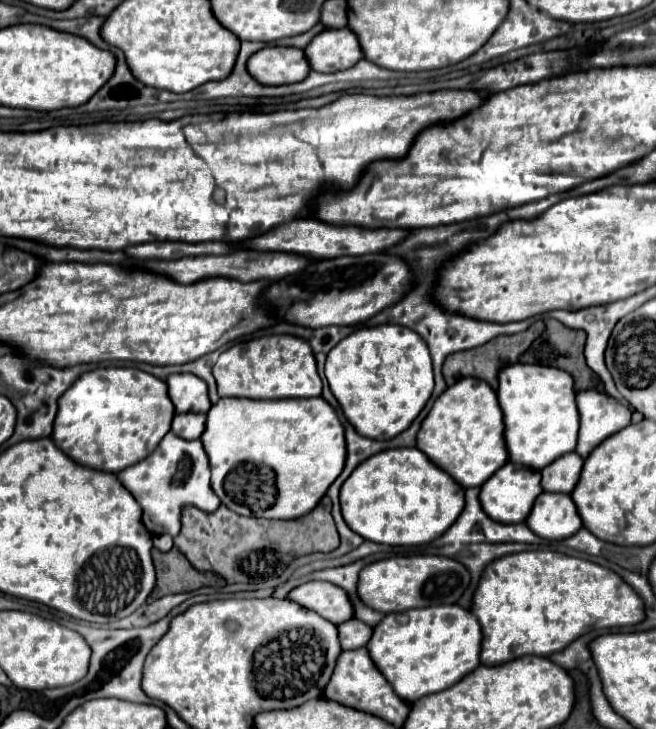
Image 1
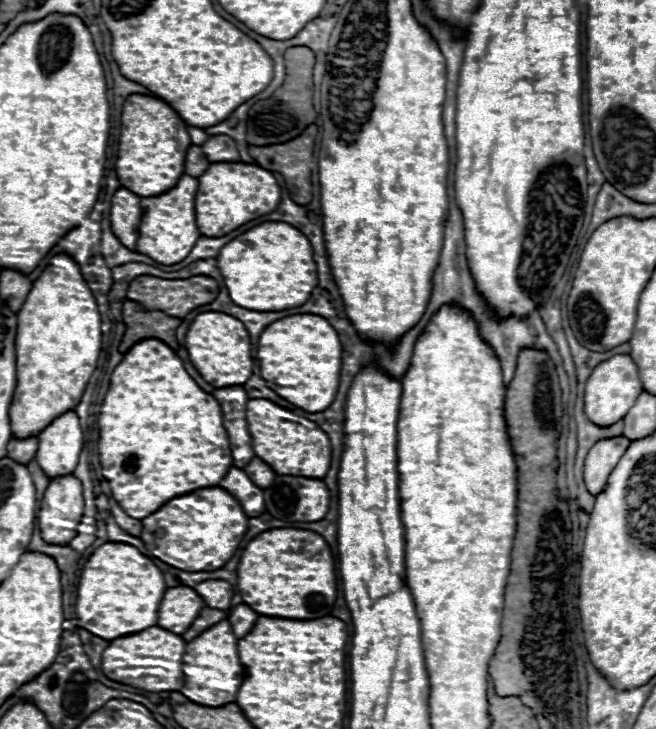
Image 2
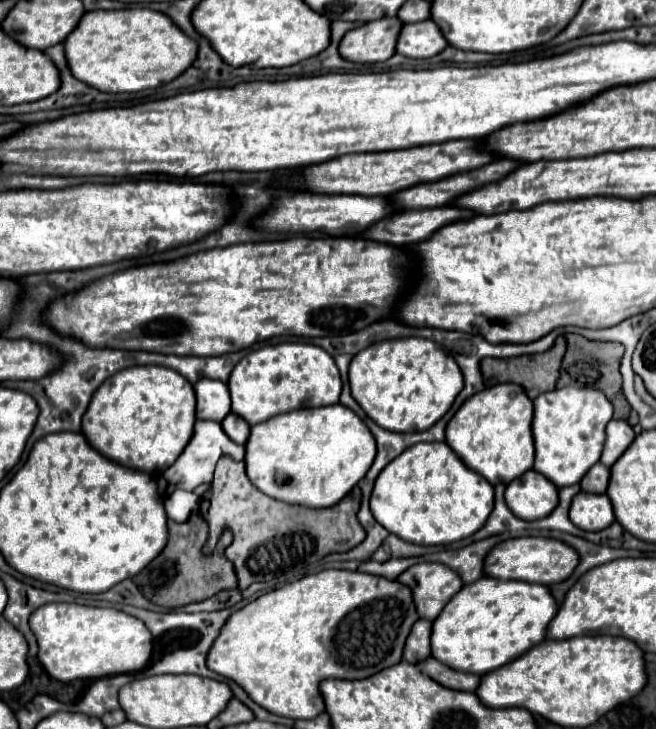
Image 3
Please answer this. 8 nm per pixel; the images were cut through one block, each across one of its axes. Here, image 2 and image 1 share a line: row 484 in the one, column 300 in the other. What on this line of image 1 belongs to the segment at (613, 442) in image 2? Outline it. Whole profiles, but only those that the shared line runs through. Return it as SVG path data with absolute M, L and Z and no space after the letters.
M306 582L294 588L288 598L334 624L342 624L354 616L354 606L348 594L332 582Z

